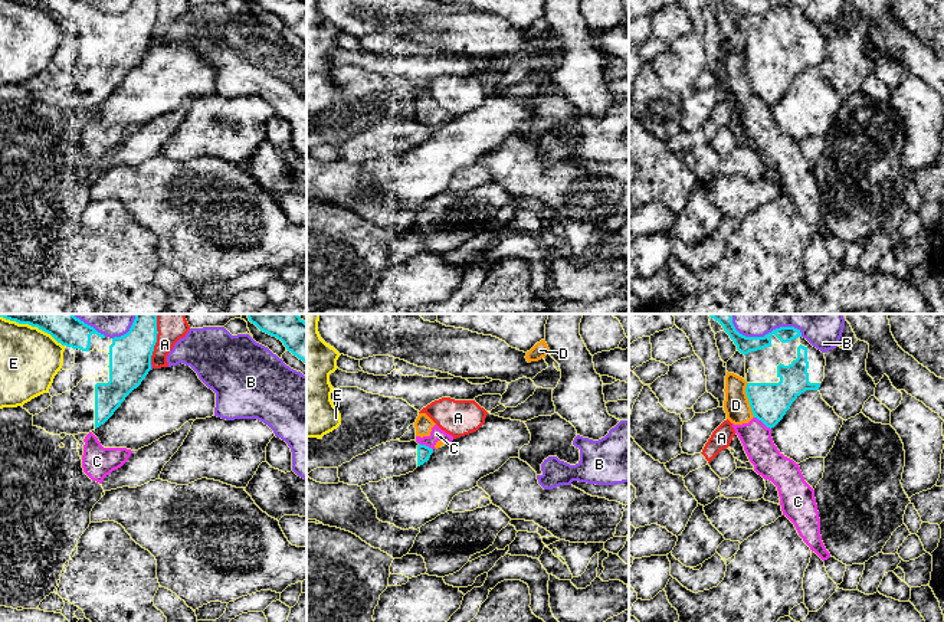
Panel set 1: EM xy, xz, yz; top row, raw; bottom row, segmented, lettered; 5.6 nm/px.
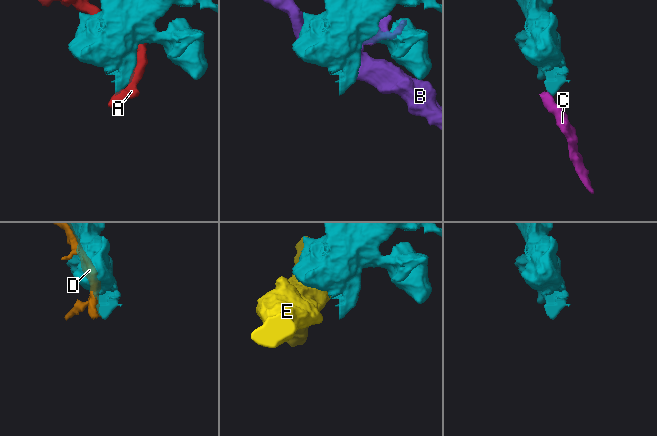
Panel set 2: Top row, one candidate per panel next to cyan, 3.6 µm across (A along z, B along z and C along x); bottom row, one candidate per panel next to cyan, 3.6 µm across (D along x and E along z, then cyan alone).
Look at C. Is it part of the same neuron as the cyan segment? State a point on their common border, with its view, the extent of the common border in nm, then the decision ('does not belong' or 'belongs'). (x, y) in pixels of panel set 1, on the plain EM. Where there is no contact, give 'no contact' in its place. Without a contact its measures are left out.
meets cyan in yz at (763, 100); contact 120 nm long; does not belong

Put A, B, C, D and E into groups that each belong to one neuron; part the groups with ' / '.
A / B / C D / E

